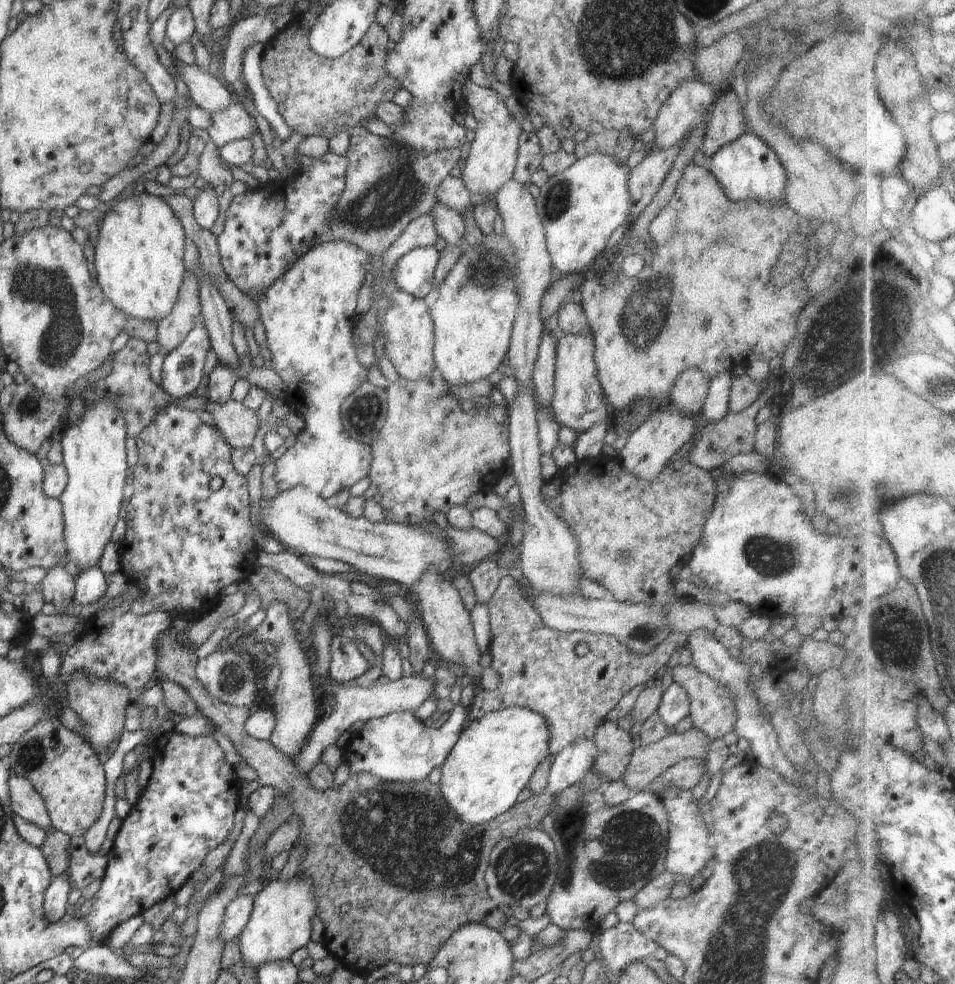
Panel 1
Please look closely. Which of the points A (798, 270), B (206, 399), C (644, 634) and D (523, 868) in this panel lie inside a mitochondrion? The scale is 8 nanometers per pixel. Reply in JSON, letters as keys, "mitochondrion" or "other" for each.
{"A":"other","B":"other","C":"mitochondrion","D":"mitochondrion"}

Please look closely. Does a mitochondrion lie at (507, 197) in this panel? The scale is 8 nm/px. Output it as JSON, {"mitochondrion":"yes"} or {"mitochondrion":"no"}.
{"mitochondrion":"no"}

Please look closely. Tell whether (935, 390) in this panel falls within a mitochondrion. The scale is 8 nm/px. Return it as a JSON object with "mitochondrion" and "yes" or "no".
{"mitochondrion":"yes"}

